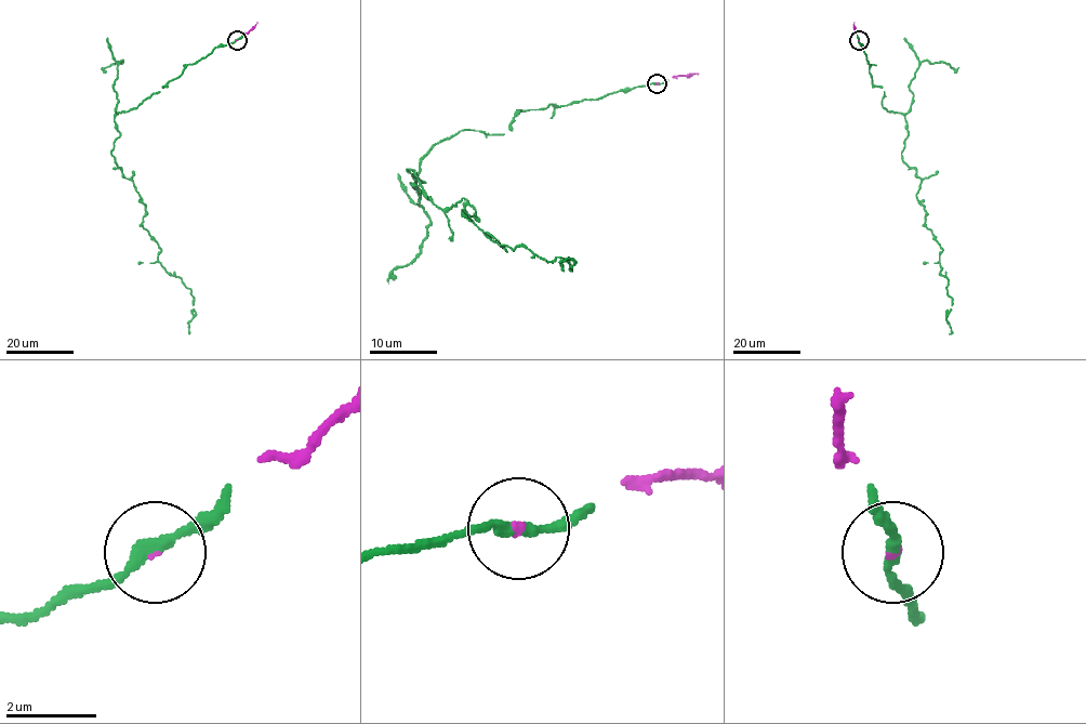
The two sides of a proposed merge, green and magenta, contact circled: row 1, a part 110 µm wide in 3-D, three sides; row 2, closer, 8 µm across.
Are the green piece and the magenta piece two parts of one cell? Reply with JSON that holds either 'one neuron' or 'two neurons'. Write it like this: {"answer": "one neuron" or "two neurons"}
{"answer": "one neuron"}

